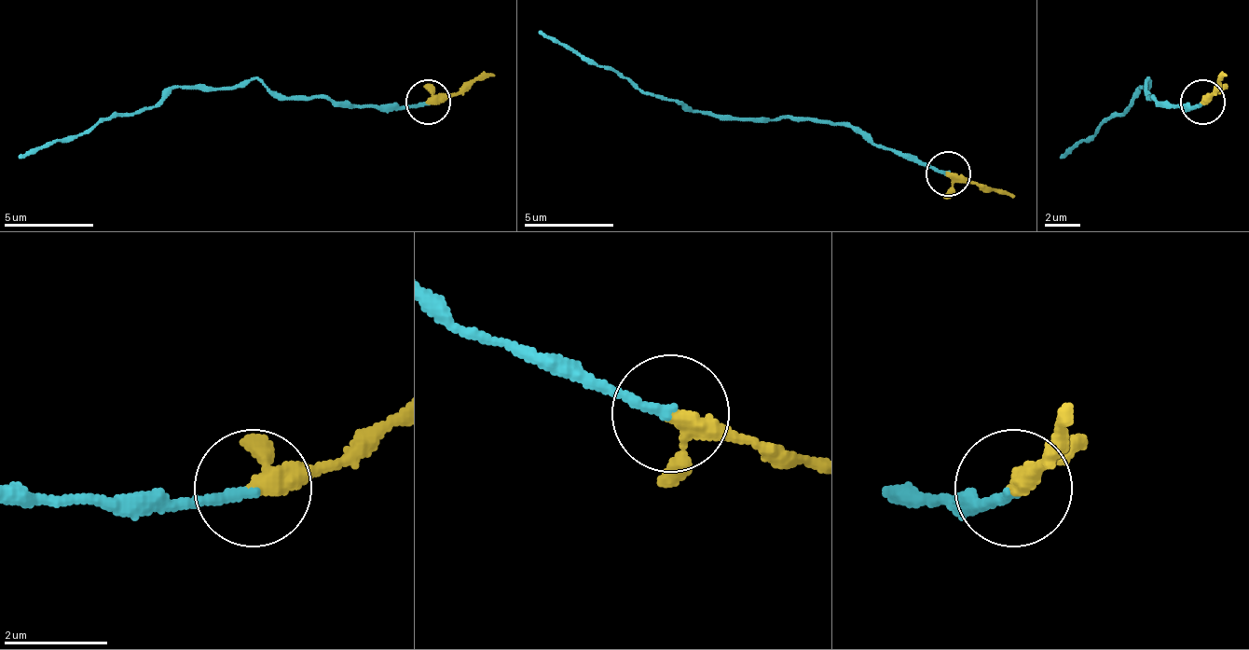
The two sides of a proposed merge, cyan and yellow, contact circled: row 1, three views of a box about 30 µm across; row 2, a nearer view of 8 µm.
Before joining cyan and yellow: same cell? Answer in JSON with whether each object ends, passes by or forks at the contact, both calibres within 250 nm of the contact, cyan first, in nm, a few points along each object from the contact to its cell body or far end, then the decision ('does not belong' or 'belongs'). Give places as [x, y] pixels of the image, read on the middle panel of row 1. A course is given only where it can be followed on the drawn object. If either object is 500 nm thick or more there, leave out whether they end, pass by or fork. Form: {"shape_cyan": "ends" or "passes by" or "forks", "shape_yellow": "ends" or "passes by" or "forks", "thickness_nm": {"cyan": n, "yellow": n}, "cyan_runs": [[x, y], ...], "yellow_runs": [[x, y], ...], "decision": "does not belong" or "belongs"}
{"shape_cyan": "ends", "shape_yellow": "passes by", "thickness_nm": {"cyan": 190, "yellow": 280}, "cyan_runs": [[949, 174], [869, 144], [846, 125], [694, 112], [672, 99], [640, 94], [610, 67], [538, 32]], "yellow_runs": [[949, 174], [1016, 197]], "decision": "belongs"}

